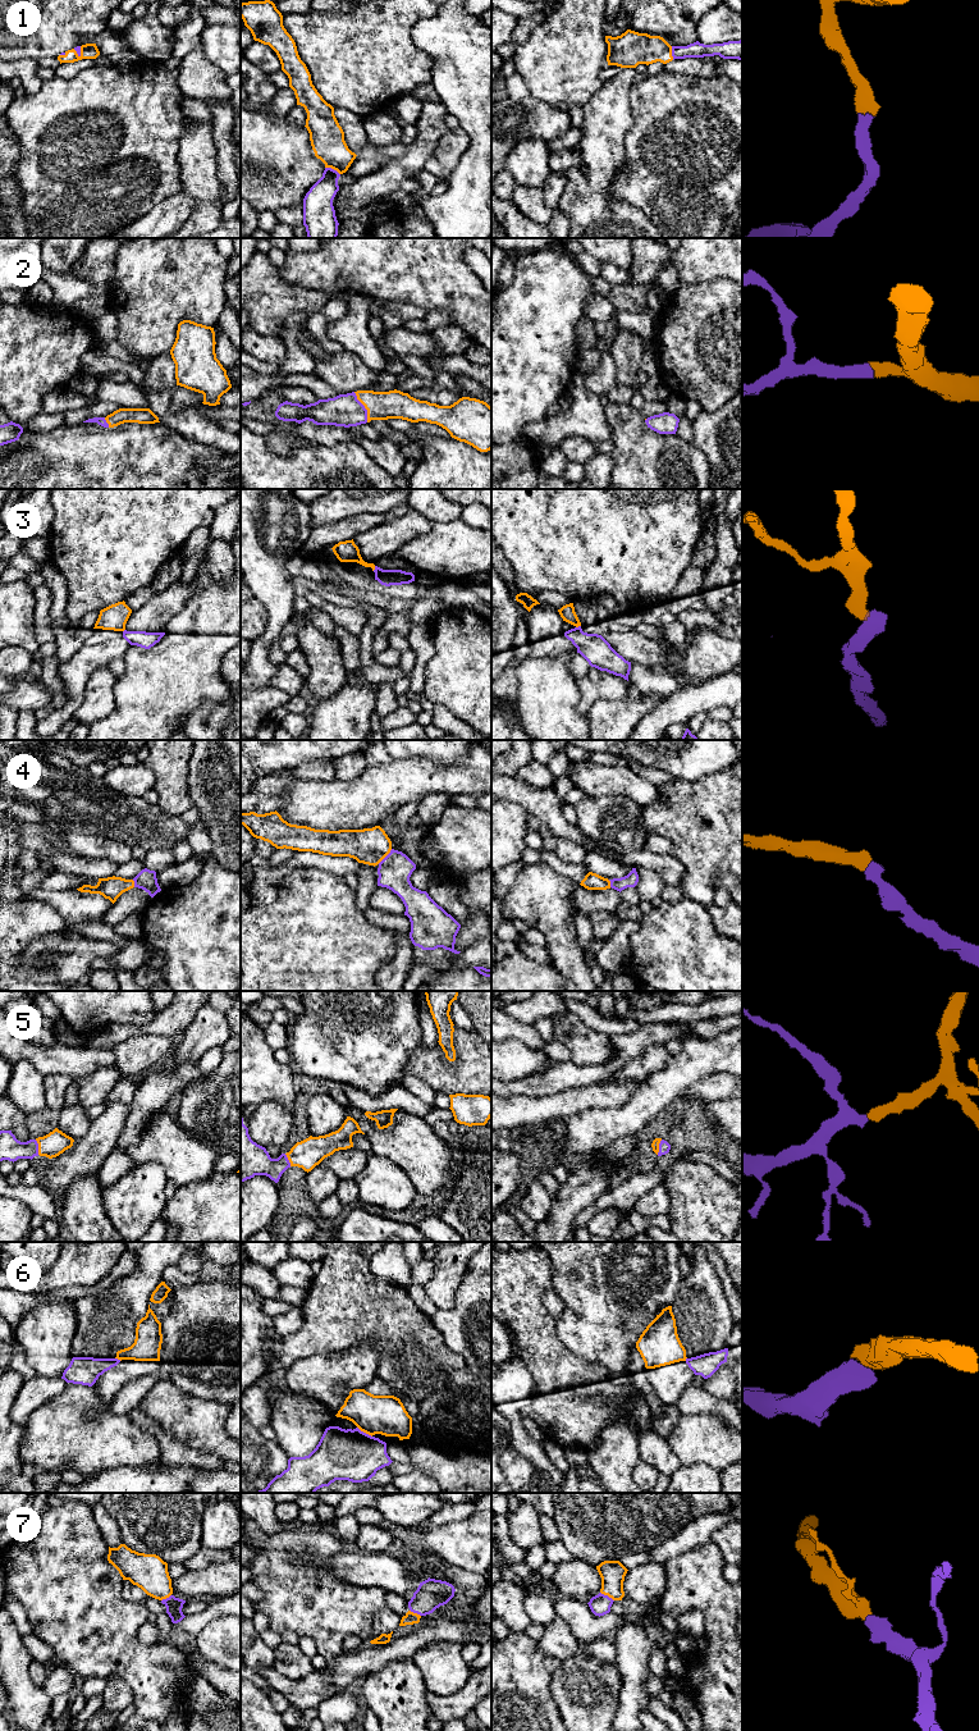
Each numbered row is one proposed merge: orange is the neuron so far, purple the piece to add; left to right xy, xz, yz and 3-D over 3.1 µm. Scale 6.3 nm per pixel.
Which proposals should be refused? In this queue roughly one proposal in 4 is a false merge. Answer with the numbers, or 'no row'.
3, 6

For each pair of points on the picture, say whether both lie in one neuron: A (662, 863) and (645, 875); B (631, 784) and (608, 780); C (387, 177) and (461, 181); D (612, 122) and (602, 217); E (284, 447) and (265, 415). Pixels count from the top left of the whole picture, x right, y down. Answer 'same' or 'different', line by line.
A: different
B: same
C: different
D: same
E: same

